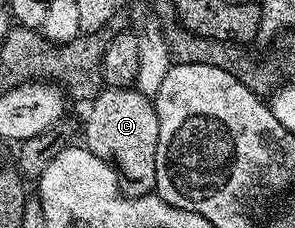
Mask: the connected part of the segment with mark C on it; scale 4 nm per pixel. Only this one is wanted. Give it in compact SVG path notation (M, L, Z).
M116 86L103 89L89 103L90 111L86 114L86 139L84 145L97 158L109 162L123 179L130 181L131 195L148 194L154 190L156 180L156 144L160 140L160 120L154 110L151 99L145 98L137 88Z

